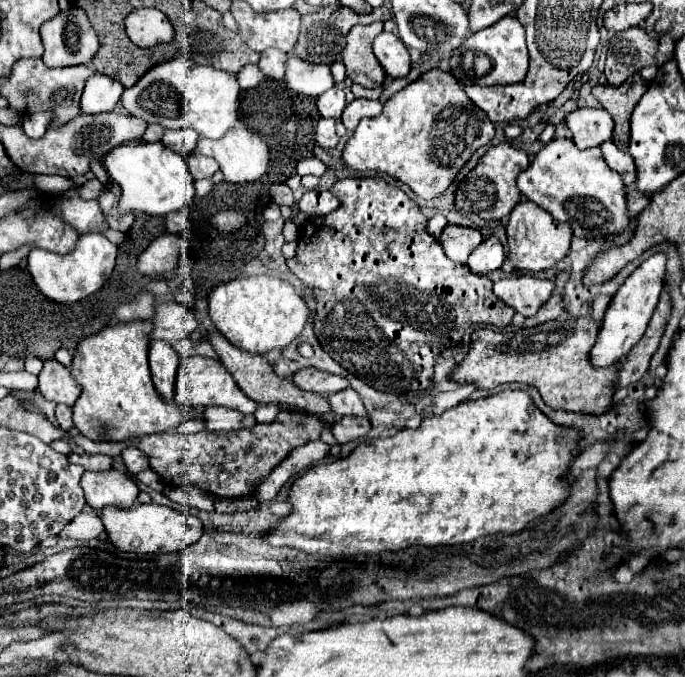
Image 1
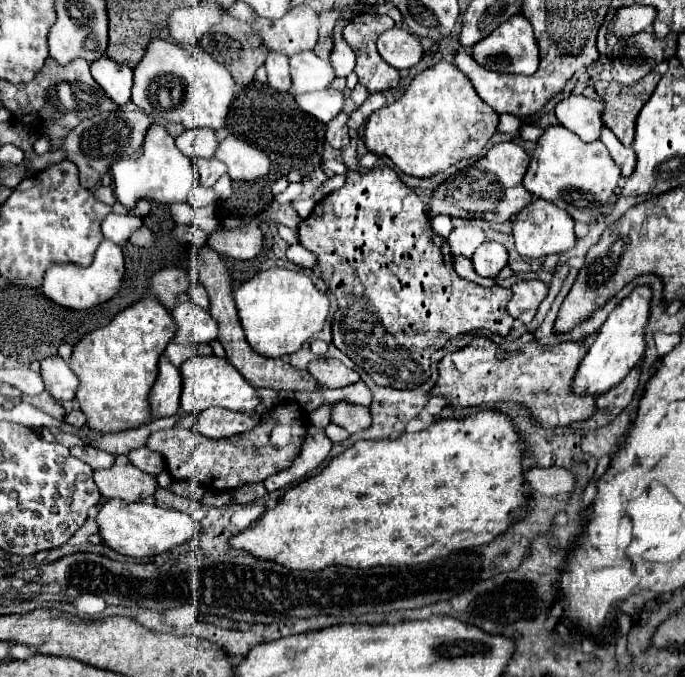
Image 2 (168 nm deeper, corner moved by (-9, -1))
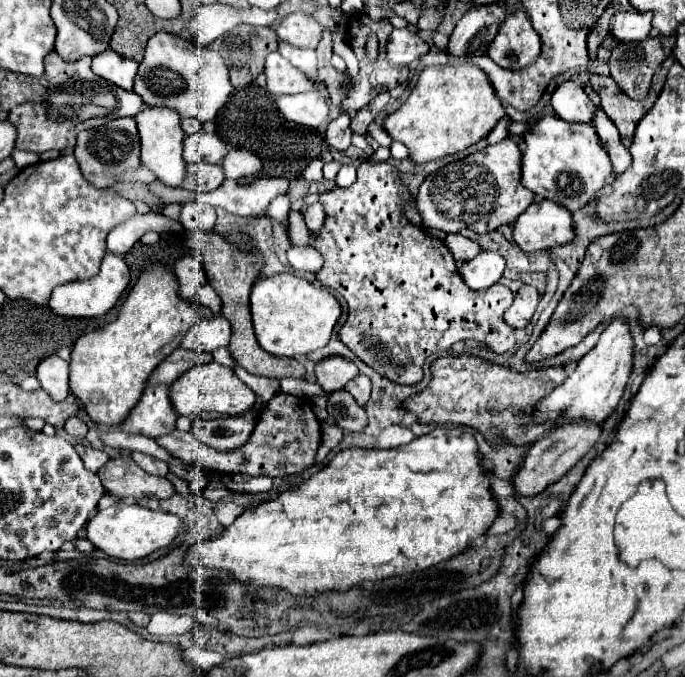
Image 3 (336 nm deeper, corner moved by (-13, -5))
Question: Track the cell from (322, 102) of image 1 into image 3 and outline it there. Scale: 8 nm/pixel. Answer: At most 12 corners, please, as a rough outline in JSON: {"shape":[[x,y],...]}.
{"shape":[[319,90],[277,96],[287,120],[317,128],[329,118]]}

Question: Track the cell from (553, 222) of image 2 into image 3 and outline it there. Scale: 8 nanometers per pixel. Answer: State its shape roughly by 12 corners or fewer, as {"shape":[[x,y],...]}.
{"shape":[[551,200],[533,202],[515,222],[523,252],[573,242],[573,218]]}

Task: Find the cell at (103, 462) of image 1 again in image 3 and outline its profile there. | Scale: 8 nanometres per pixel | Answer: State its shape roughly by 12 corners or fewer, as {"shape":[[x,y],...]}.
{"shape":[[77,446],[85,468],[97,472],[109,456],[91,446]]}

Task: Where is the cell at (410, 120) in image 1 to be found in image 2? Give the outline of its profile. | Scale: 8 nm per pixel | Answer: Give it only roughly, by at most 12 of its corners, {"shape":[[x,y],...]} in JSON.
{"shape":[[455,64],[369,116],[365,144],[429,178],[481,154],[499,114]]}

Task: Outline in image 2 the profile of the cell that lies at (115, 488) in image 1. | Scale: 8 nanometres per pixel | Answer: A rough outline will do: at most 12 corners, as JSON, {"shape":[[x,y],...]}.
{"shape":[[127,456],[95,470],[101,496],[141,502],[157,490],[157,478]]}

